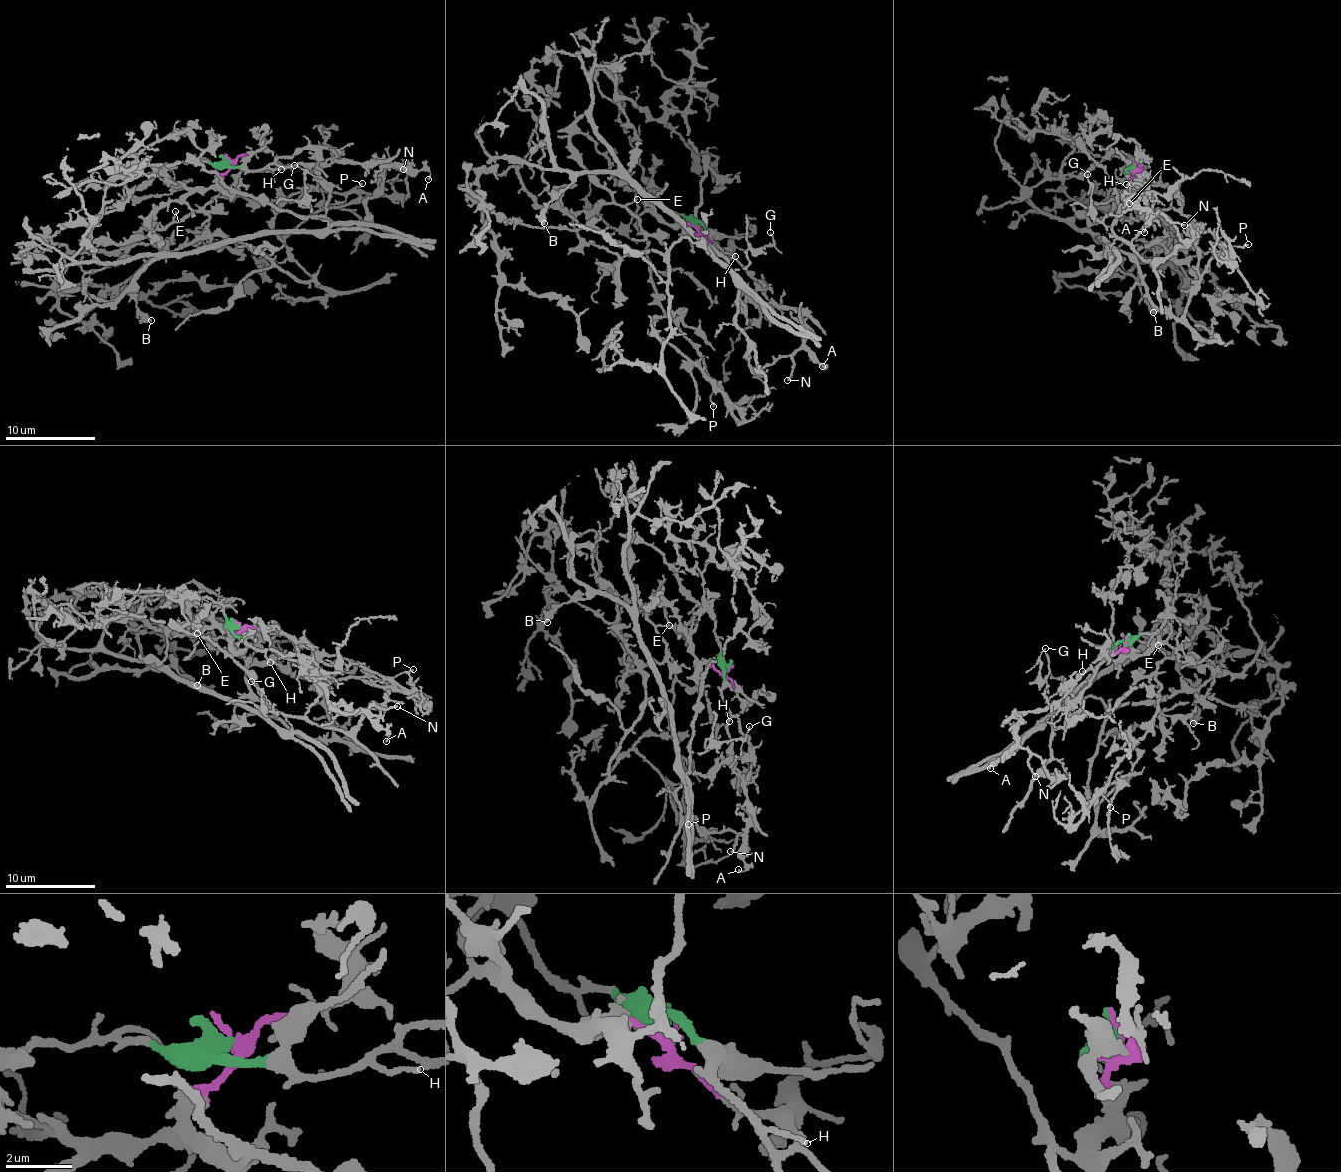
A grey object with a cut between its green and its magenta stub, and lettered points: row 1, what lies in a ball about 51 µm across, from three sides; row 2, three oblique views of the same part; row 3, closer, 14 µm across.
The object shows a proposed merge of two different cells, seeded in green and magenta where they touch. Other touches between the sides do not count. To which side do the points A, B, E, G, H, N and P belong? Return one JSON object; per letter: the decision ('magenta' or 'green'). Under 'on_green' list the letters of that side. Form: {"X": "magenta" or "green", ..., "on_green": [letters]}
{"A": "magenta", "B": "green", "E": "green", "G": "magenta", "H": "green", "N": "magenta", "P": "green", "on_green": ["B", "E", "H", "P"]}

